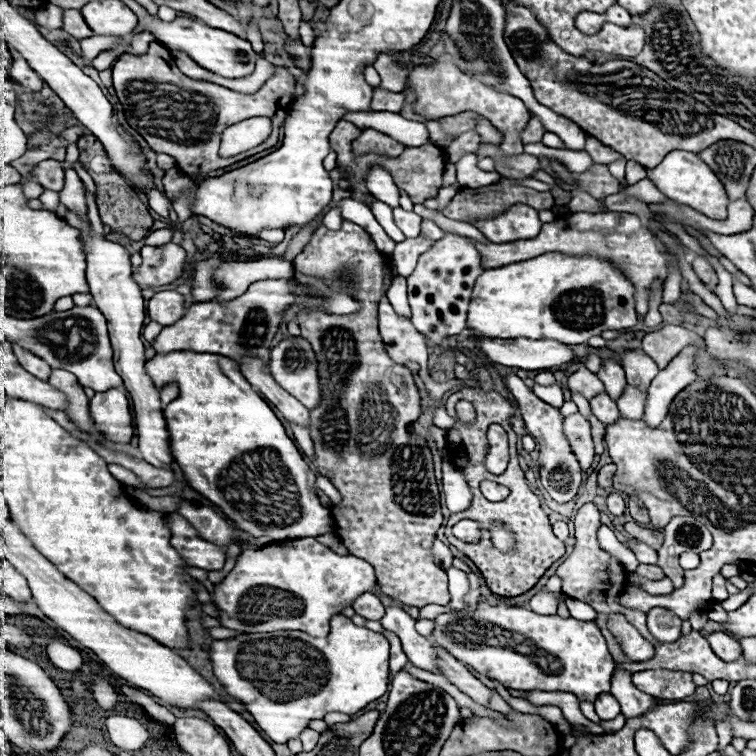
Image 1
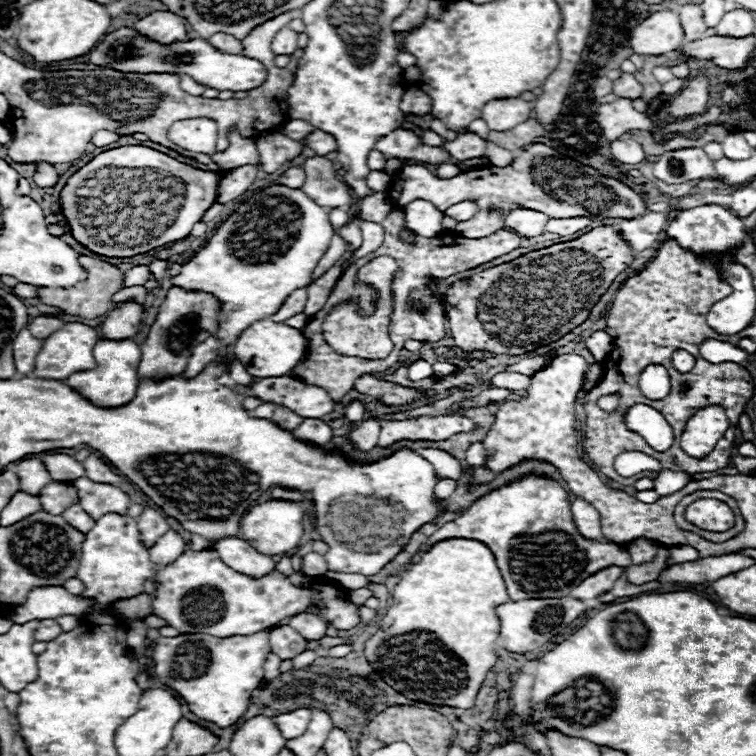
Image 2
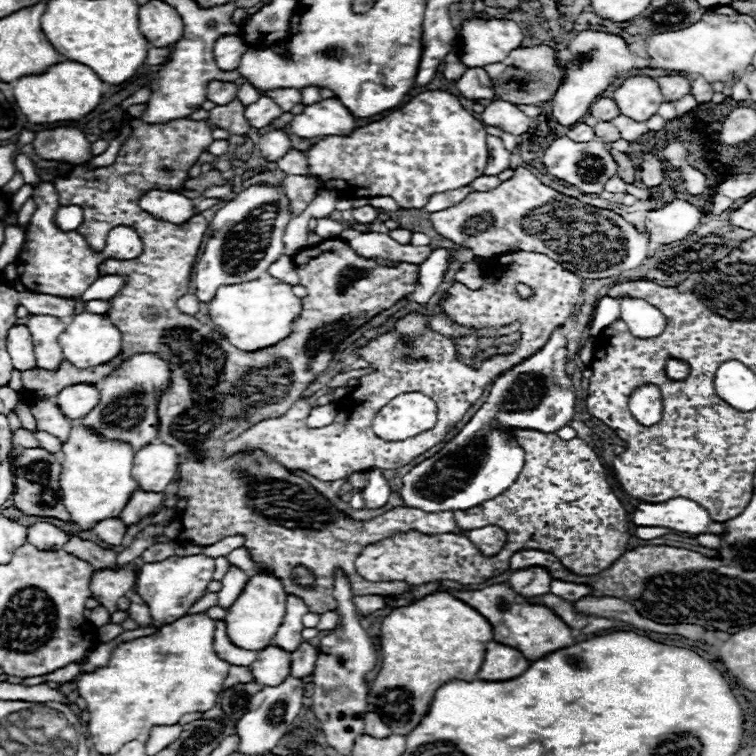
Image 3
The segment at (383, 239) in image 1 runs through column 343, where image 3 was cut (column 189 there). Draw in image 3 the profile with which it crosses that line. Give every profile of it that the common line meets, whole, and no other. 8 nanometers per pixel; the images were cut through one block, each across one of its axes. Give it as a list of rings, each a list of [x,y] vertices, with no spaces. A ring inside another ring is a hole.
[[[150,190],[138,200],[140,208],[148,214],[154,214],[160,220],[168,220],[174,224],[186,222],[192,218],[194,202],[182,194],[176,192],[164,192],[164,190]]]

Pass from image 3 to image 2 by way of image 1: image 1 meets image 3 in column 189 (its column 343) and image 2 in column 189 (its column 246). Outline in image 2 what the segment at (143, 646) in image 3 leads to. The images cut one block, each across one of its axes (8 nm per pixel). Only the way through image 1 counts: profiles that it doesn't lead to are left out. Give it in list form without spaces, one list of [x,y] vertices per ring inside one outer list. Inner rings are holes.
[[[270,630],[248,636],[174,636],[156,638],[150,654],[154,678],[174,690],[200,720],[212,722],[218,728],[234,726],[250,706],[252,690],[258,688],[264,676],[264,658],[270,652]]]

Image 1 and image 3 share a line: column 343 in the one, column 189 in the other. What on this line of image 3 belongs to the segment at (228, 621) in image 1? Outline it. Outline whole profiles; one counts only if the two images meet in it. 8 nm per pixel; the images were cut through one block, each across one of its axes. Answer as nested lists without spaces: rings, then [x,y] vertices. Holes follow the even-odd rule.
[[[204,554],[194,556],[170,556],[162,562],[150,562],[138,568],[136,576],[136,592],[146,600],[152,616],[154,628],[164,628],[178,618],[186,616],[194,602],[198,602],[204,594],[208,584],[212,582],[214,574],[214,560]]]

